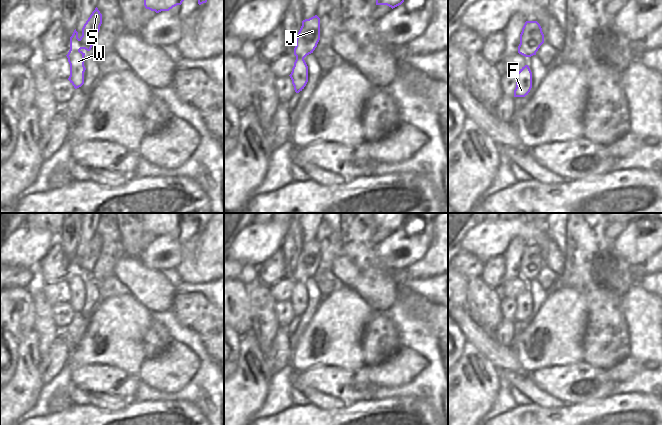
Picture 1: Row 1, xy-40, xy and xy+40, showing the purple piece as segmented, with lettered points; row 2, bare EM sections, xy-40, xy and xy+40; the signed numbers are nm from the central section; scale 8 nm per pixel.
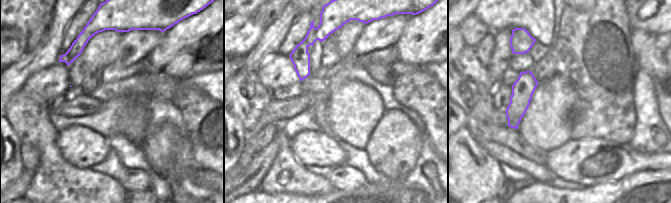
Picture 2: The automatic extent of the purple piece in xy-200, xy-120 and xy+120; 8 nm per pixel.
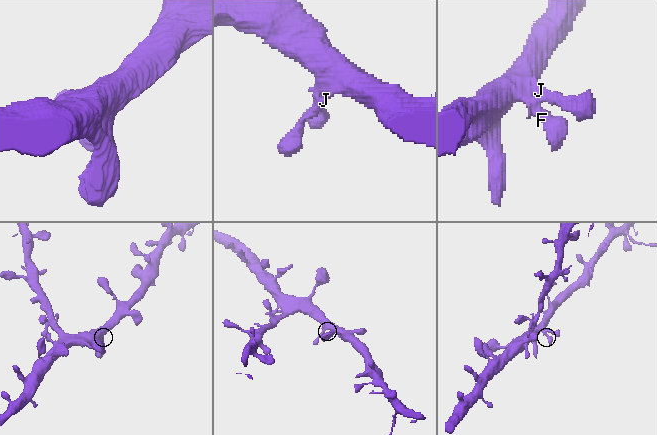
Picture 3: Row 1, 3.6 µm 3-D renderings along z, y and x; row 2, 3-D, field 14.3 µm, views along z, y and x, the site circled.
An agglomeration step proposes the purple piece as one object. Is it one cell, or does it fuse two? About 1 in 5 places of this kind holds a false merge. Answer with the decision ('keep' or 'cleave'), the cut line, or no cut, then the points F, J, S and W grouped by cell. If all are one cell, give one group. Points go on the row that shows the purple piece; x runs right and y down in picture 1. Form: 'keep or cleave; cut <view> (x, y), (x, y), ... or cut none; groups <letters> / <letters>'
keep; cut none; groups F J S W

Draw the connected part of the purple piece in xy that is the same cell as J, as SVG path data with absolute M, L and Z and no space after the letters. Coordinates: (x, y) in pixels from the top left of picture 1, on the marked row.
M315 15L309 19L303 20L294 48L296 60L292 72L289 75L296 93L302 91L308 82L308 66L304 58L313 53L319 40L320 18Z

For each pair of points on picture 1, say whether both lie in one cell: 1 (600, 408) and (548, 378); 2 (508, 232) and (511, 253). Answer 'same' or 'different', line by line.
1: different
2: different

